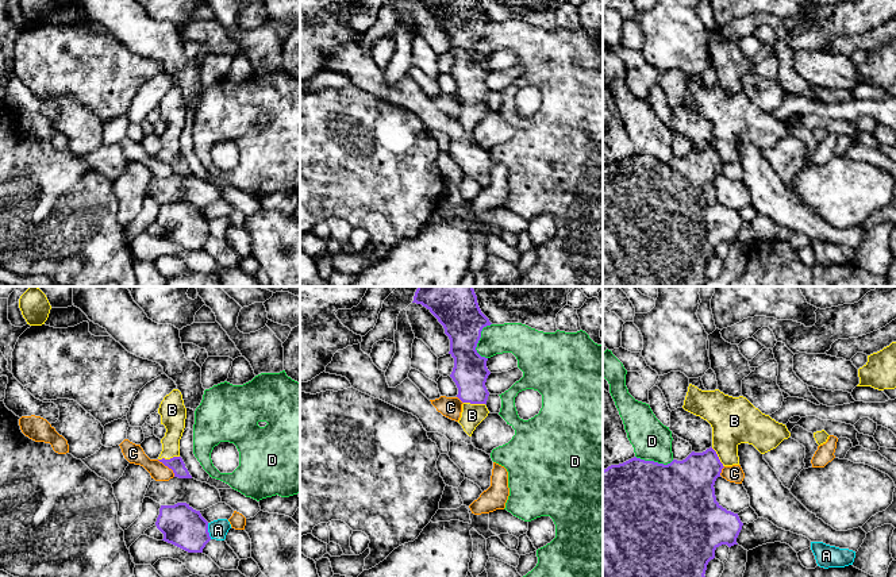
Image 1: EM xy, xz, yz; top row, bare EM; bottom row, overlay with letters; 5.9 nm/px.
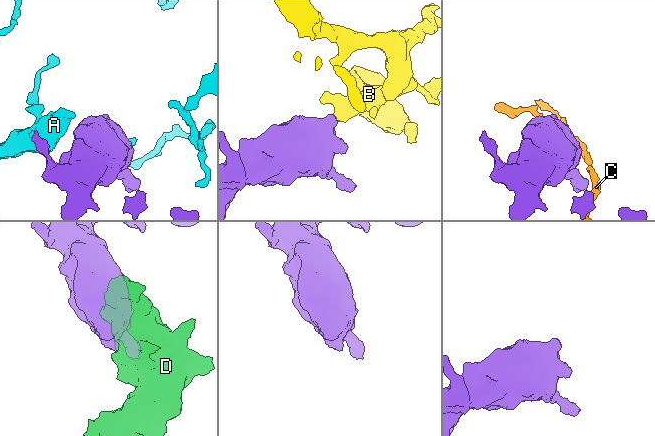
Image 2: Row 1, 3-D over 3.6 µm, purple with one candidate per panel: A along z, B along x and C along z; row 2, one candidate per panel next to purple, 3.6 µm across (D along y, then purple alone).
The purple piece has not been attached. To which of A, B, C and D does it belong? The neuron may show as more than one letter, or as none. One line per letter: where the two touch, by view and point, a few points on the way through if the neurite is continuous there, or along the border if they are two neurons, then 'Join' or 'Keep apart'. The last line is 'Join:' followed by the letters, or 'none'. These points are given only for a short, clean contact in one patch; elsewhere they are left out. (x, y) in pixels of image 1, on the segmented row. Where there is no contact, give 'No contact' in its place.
A: Touches purple at xy (207, 531). Keep apart
B: Touches purple at xy (168, 460). Path across: xy (176, 464), (168, 460), (173, 419). Join
C: Touches purple at xy (168, 466). Boundary: xy (157, 460), (166, 465), (175, 476). Keep apart
D: Touches purple at xz (479, 339). Boundary: xz (491, 323), (483, 329), (476, 347), (485, 358). Keep apart
Join: B

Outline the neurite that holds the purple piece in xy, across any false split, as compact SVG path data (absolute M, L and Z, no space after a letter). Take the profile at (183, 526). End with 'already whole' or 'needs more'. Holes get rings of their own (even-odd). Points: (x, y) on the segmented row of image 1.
M186 503L161 505L155 522L164 539L188 553L203 553L211 541L208 522Z; already whole

